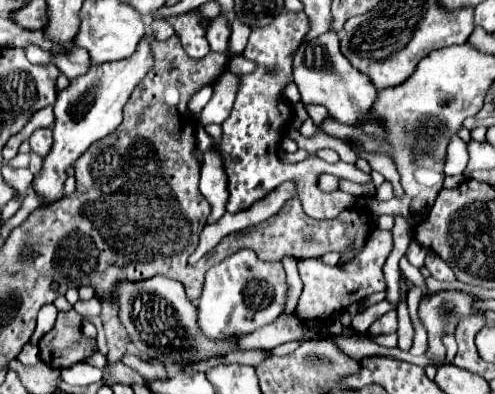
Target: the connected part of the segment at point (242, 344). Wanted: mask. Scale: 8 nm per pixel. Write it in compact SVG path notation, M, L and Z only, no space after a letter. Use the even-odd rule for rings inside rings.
M294 313L280 315L270 325L264 325L256 329L254 333L242 337L238 341L238 351L250 351L250 349L272 349L288 341L298 341L303 336L303 329L298 321L294 319Z

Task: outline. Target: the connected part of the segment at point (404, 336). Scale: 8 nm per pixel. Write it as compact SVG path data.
M404 275L400 277L400 289L401 297L400 302L396 308L398 316L398 348L402 351L409 351L413 344L414 329L409 317L409 312L406 304L406 293L408 291L408 285L406 285L406 279Z

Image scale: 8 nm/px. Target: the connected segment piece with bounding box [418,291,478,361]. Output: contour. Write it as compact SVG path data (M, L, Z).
M442 291L436 295L430 295L420 301L418 315L428 331L428 357L432 359L444 359L446 349L442 345L444 335L454 335L458 319L466 315L476 315L478 311L472 309L472 297L458 291Z

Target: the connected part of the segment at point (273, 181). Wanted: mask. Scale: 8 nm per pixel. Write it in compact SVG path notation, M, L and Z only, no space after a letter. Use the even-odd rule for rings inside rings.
M278 13L272 25L264 25L264 29L252 29L248 45L244 49L244 57L256 63L256 69L248 75L240 75L240 89L236 91L236 101L230 117L222 123L222 137L216 141L212 139L203 127L197 126L195 130L196 147L200 151L218 151L222 157L224 171L228 175L228 213L238 213L248 209L260 197L266 197L270 191L280 187L284 181L292 181L296 185L296 197L302 201L302 209L308 217L318 220L327 220L338 216L340 211L352 205L352 197L334 191L324 193L318 187L318 177L322 173L336 175L340 179L350 179L356 183L372 183L372 177L362 173L356 165L348 165L338 161L334 165L318 159L316 155L300 161L300 163L282 163L278 149L282 137L286 134L288 123L293 120L293 111L284 101L284 87L292 81L292 55L304 41L310 31L310 21L306 13Z

